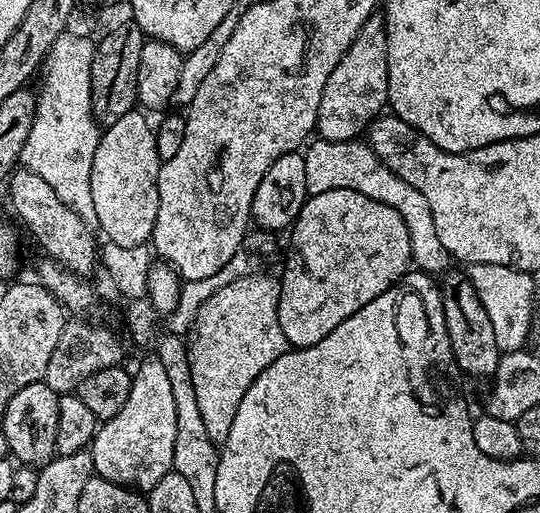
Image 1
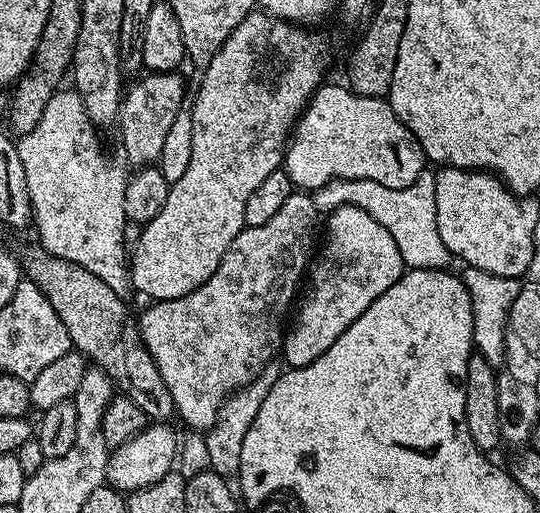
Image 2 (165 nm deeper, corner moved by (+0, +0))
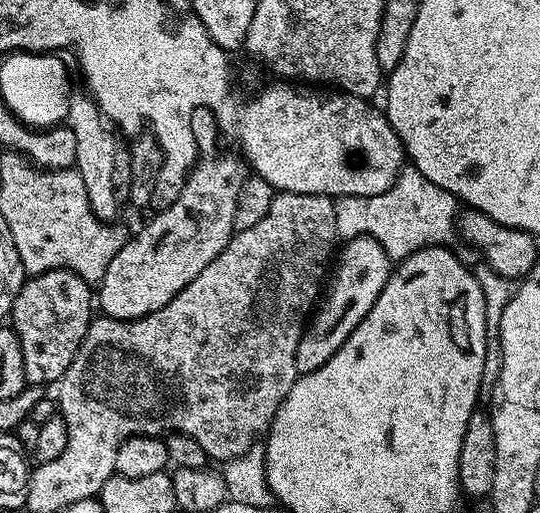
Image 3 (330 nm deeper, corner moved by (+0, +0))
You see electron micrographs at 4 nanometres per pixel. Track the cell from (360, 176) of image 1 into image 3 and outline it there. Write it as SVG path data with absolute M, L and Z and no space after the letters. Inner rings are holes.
M405 166L400 169L394 186L386 194L373 196L338 196L336 206L336 231L341 241L347 242L356 236L372 236L386 250L393 262L404 260L423 248L443 246L451 248L453 254L467 268L475 270L482 263L482 257L476 247L466 243L458 231L458 201L450 190L434 186L426 174L416 168Z

